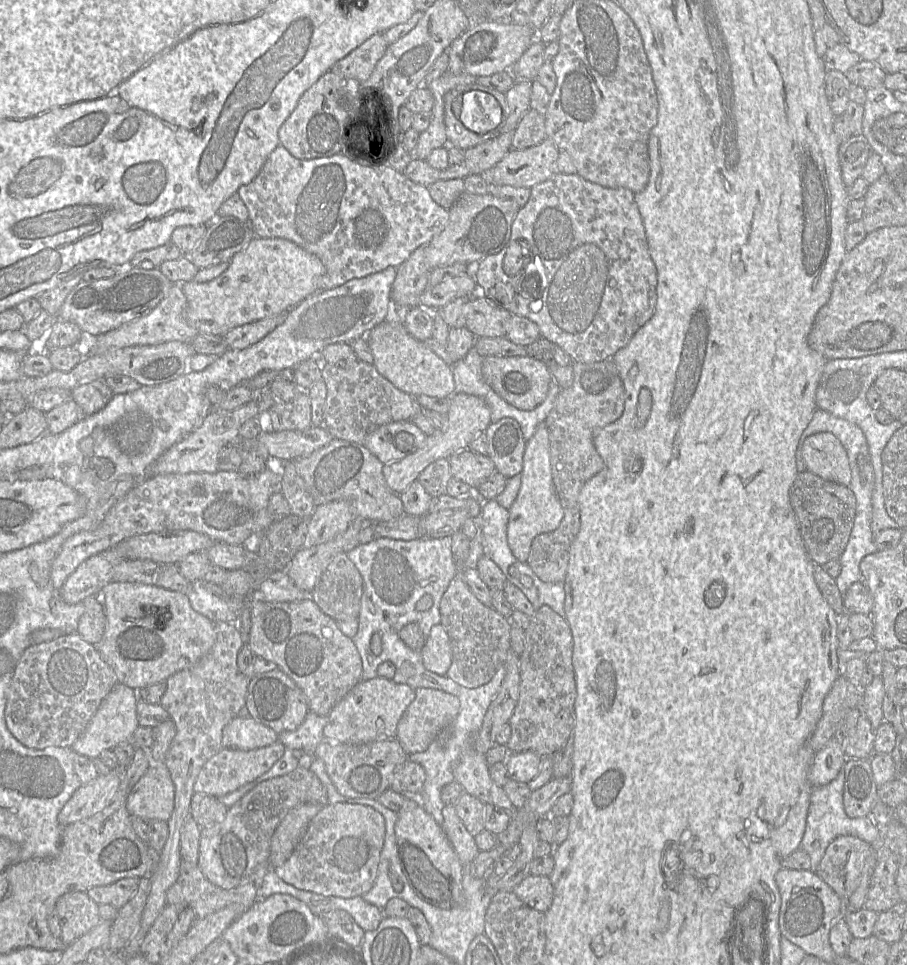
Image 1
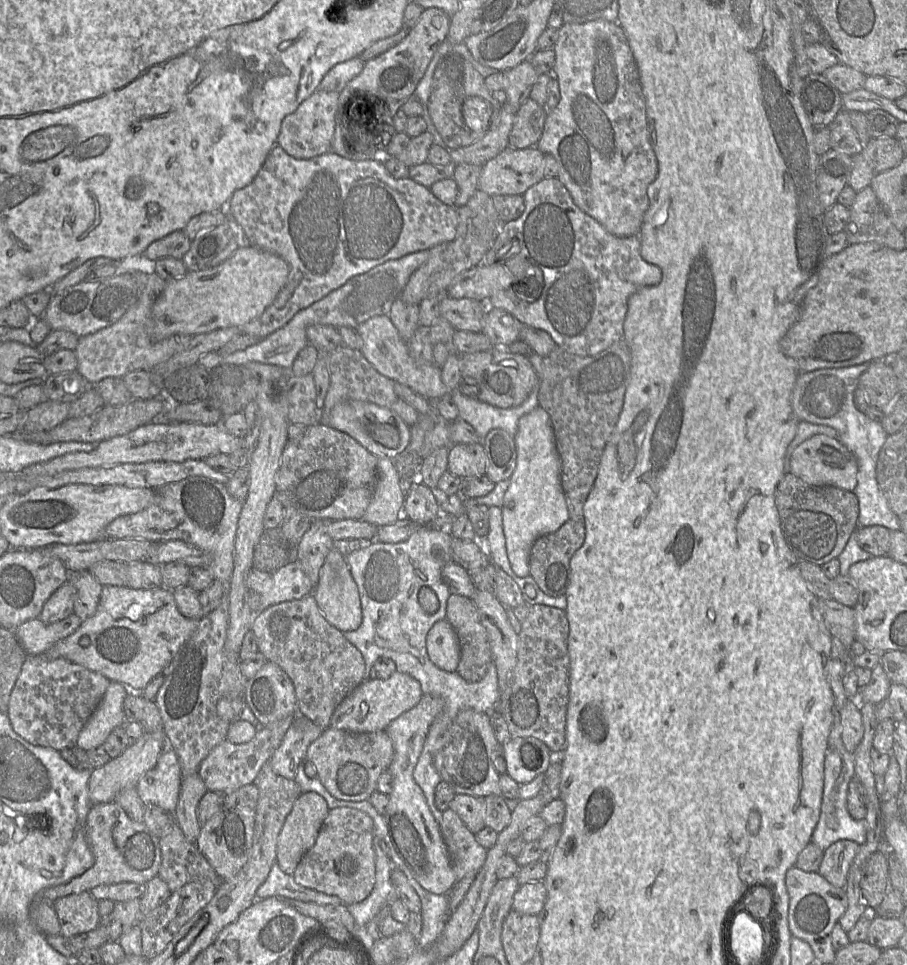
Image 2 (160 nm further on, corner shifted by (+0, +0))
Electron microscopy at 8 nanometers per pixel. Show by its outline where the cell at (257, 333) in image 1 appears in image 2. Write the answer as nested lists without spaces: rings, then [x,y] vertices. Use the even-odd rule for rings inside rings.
[[[278,145],[272,148],[255,178],[247,186],[233,193],[226,205],[226,211],[229,212],[232,219],[237,223],[236,237],[241,242],[245,241],[252,246],[276,254],[284,259],[289,266],[287,282],[273,303],[259,317],[239,327],[241,333],[256,336],[260,339],[264,339],[276,330],[284,327],[296,313],[340,288],[350,278],[364,274],[386,261],[399,259],[414,252],[429,250],[441,243],[452,241],[456,236],[458,225],[457,208],[455,206],[442,203],[431,193],[429,188],[409,178],[395,179],[387,171],[383,159],[350,160],[331,151],[311,159],[295,159]]]

